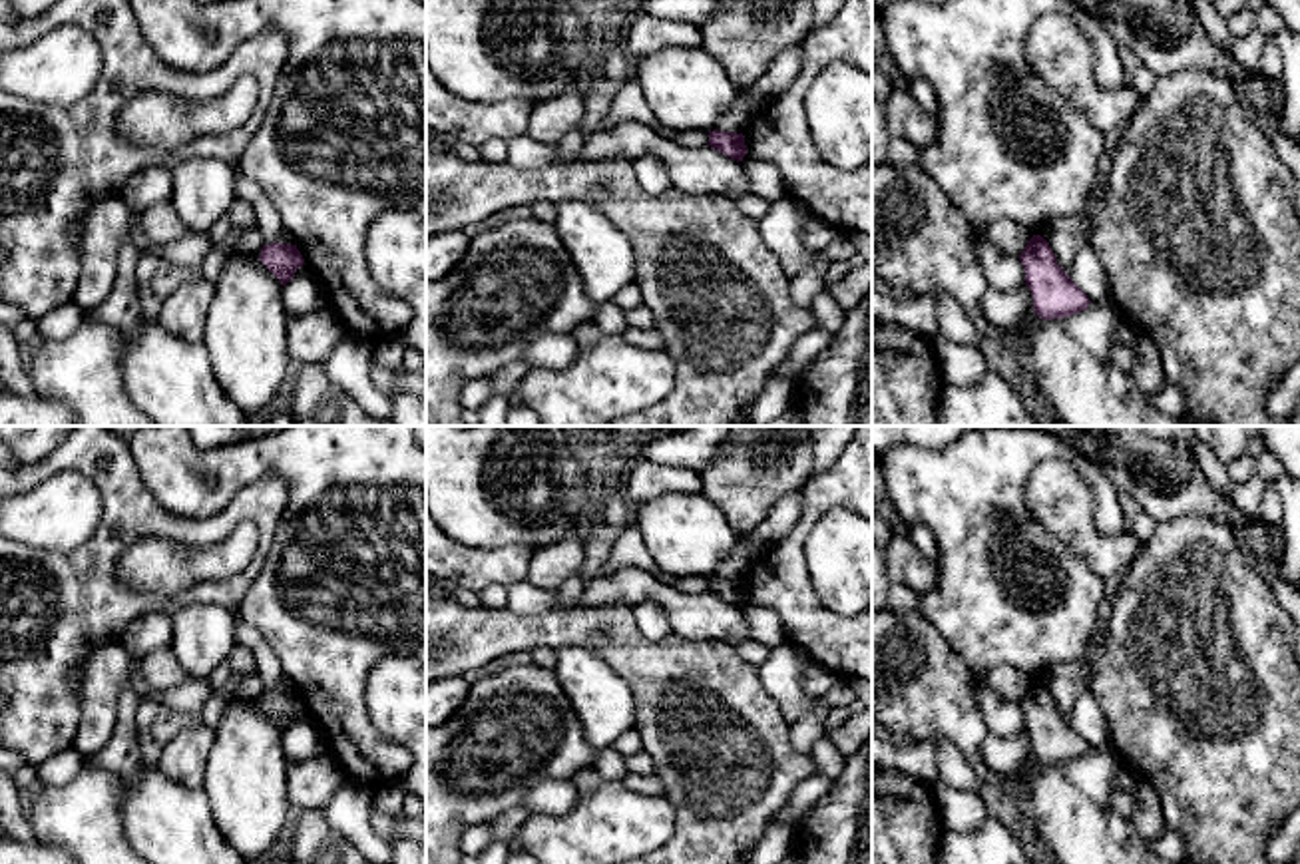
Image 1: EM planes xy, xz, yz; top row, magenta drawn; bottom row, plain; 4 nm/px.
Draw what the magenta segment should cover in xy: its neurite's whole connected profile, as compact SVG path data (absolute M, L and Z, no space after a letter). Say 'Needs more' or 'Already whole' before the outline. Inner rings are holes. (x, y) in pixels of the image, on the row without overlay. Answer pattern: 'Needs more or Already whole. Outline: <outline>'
Already whole. Outline: M285 689L263 691L259 705L283 733L295 723L295 717L305 711L297 691Z

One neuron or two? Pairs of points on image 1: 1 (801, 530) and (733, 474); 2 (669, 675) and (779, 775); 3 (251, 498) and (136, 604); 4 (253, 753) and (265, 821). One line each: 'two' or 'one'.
1: two
2: one
3: one
4: one

